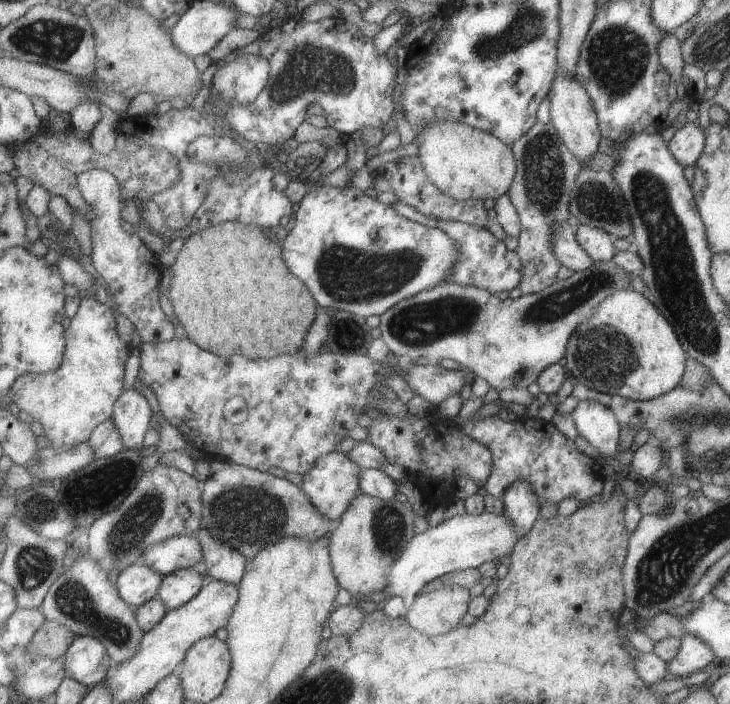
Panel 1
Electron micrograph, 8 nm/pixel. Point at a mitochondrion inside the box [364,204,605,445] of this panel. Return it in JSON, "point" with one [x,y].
{"point":[420,325]}

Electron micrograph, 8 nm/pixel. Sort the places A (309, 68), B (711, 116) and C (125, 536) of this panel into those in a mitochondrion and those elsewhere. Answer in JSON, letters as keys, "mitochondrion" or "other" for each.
{"A":"mitochondrion","B":"other","C":"mitochondrion"}

